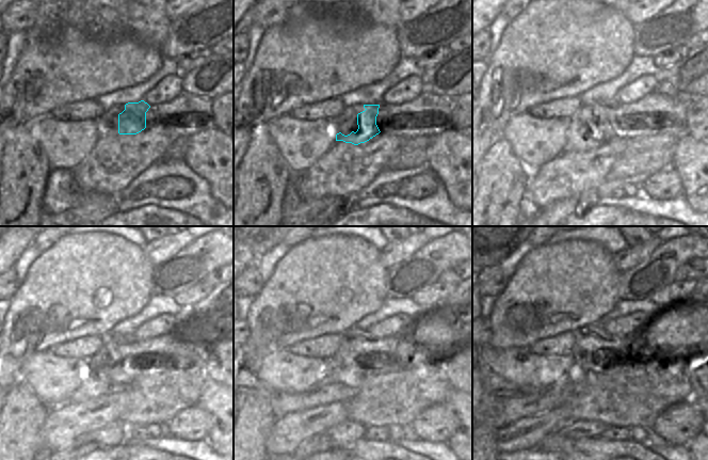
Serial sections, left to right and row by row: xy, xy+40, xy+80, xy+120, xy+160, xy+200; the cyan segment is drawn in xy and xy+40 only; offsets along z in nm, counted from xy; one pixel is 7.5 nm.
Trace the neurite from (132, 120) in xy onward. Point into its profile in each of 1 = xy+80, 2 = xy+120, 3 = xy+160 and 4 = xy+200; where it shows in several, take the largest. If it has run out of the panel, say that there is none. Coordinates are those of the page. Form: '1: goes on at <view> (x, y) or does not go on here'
1: goes on at xy+80 (602, 132)
2: goes on at xy+120 (114, 380)
3: goes on at xy+160 (348, 381)
4: goes on at xy+200 (503, 410)

